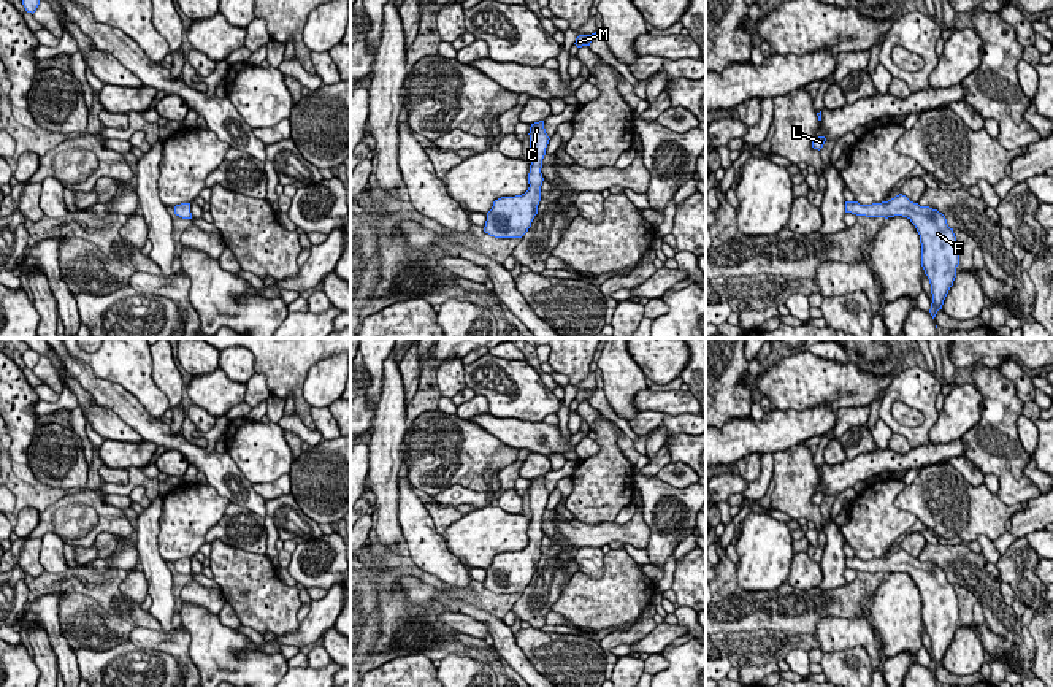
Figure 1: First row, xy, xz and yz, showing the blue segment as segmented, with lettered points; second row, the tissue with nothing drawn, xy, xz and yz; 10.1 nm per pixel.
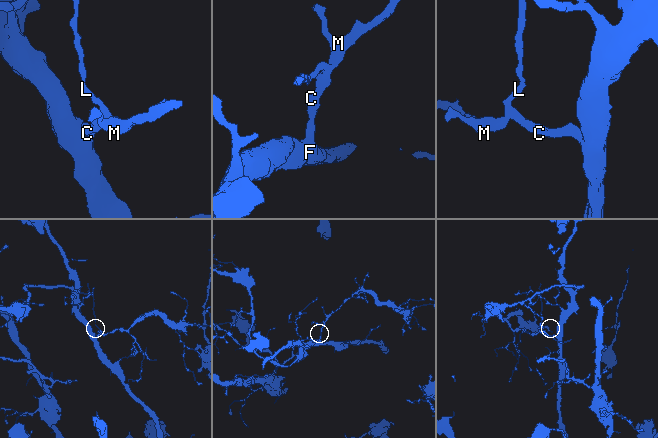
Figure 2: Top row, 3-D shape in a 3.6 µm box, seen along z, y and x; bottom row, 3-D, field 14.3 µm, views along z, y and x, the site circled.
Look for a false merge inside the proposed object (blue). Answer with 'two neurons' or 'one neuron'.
one neuron

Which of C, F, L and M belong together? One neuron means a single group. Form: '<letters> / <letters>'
C F L M

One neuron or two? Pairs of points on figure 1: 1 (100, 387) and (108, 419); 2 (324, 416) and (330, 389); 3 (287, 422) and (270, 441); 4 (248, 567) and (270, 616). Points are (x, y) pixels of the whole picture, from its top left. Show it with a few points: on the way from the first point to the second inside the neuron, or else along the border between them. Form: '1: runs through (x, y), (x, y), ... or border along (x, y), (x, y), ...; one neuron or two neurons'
1: border along (78, 383), (95, 403), (110, 408), (135, 430); two neurons
2: border along (327, 405), (313, 408); two neurons
3: border along (276, 424), (284, 430); two neurons
4: runs through (248, 579), (265, 603); one neuron

